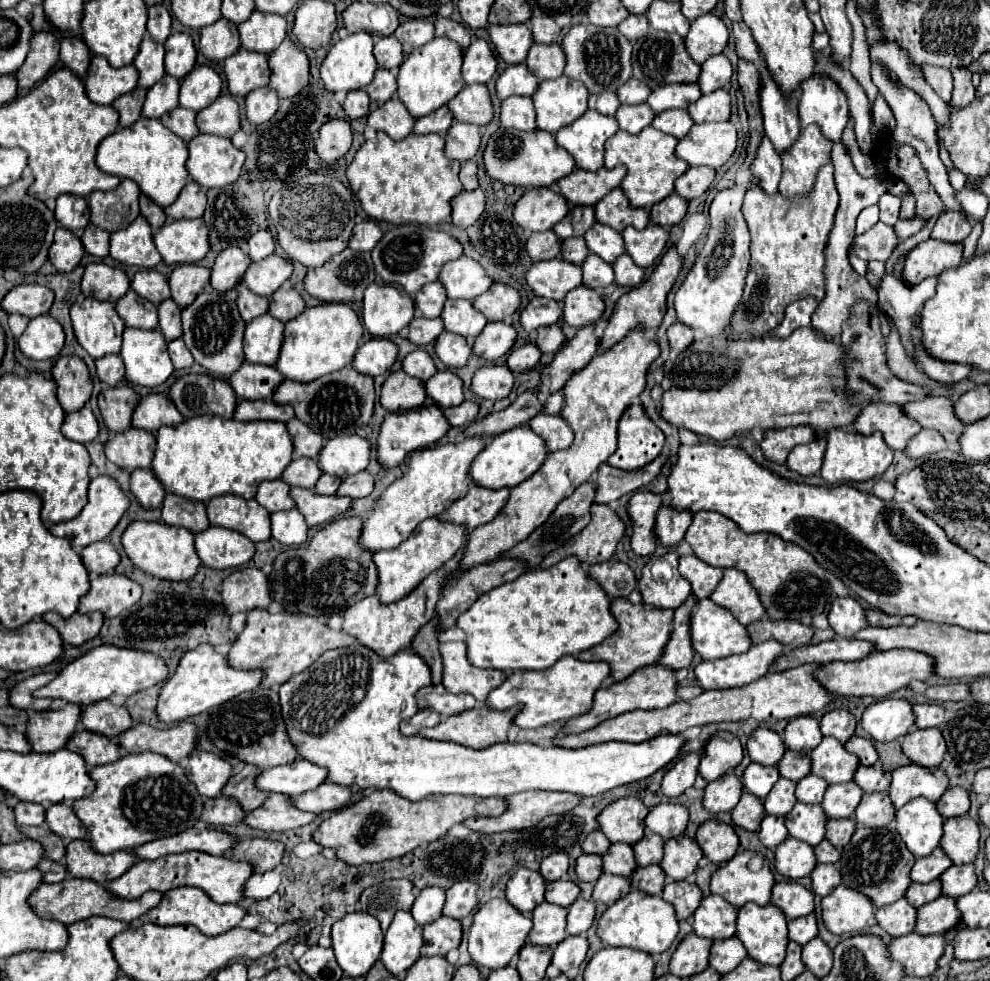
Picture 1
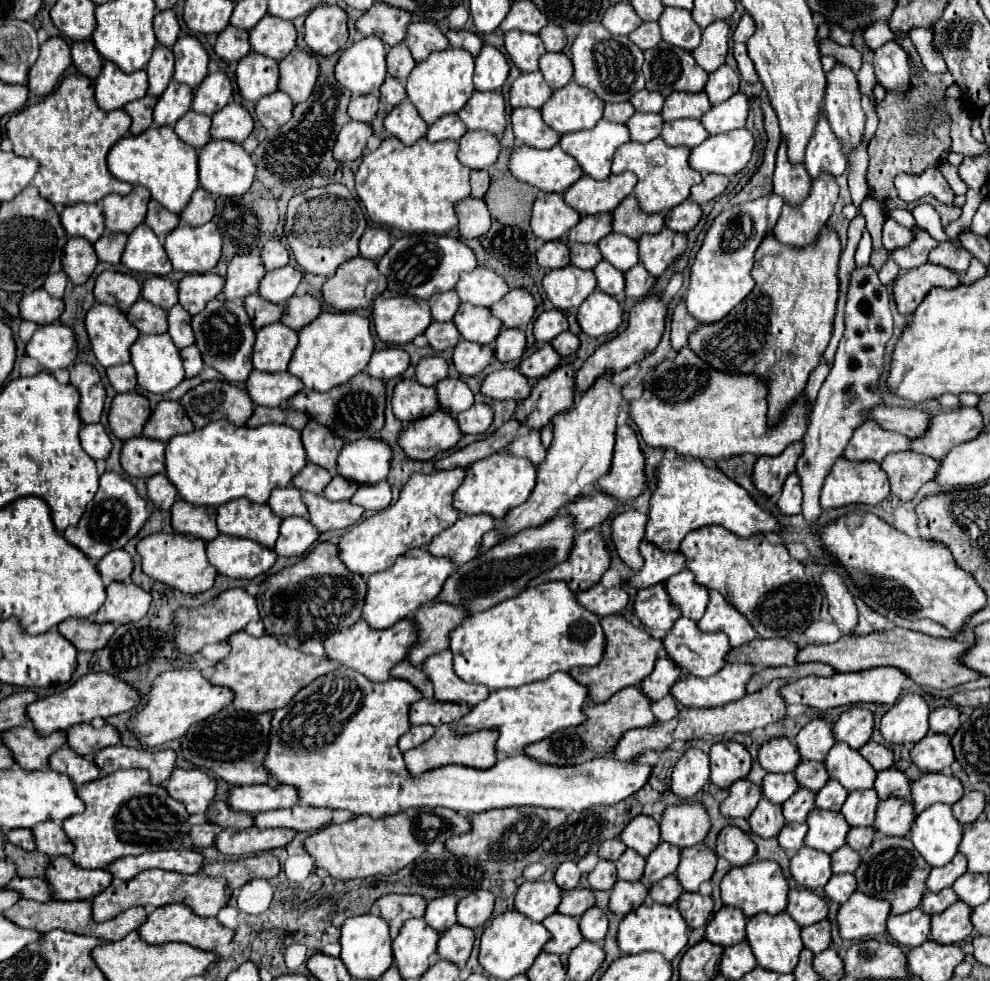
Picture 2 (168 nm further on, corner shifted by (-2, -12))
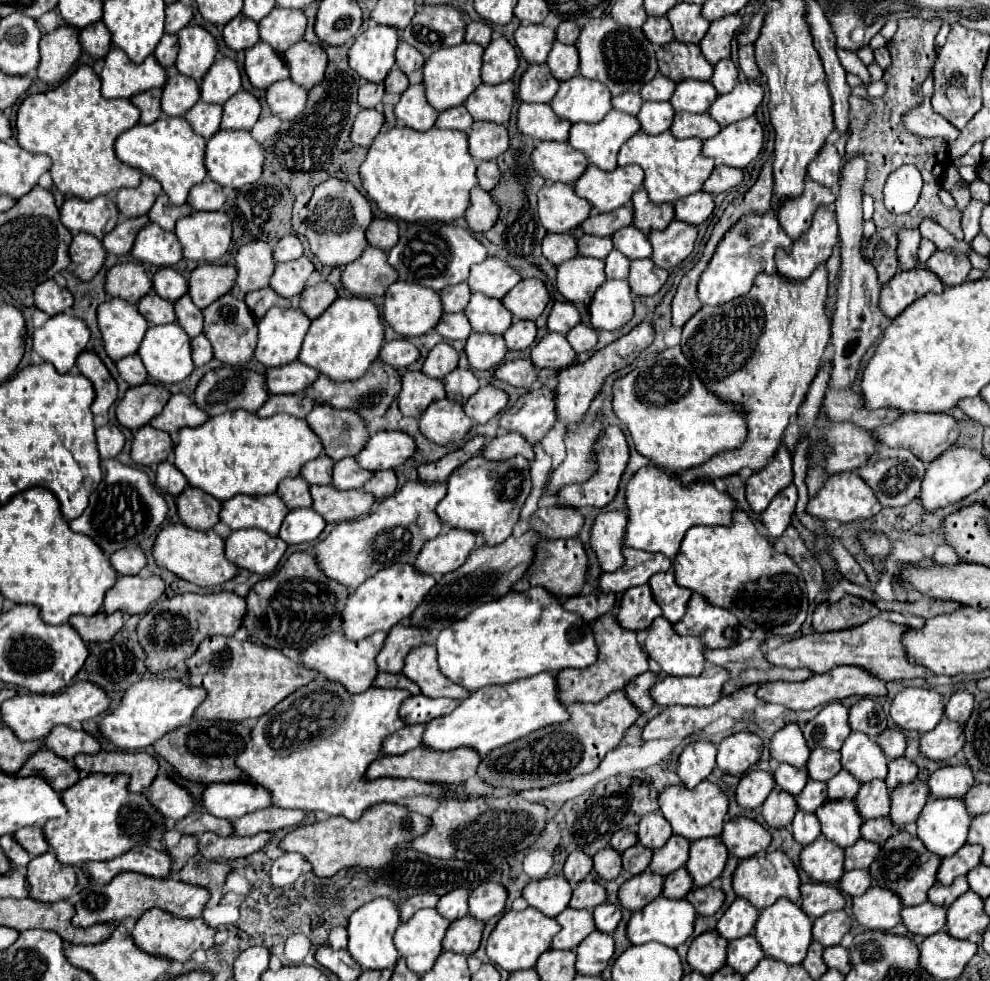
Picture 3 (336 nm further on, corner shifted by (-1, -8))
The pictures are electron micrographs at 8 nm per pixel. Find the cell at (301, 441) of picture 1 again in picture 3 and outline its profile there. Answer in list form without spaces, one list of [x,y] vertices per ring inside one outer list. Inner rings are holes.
[[[315,404],[305,420],[319,436],[325,454],[335,462],[357,454],[369,438],[363,420],[349,410],[335,410],[327,404]]]

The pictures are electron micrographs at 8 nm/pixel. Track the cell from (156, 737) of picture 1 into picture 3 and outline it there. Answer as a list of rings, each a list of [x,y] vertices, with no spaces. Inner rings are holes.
[[[97,752],[97,754],[79,754],[73,758],[73,764],[81,772],[127,772],[131,774],[129,790],[143,792],[151,786],[159,772],[159,762],[147,752]]]

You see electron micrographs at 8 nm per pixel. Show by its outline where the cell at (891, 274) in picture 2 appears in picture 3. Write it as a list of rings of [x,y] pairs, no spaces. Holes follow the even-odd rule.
[[[921,240],[920,247],[918,250],[918,259],[921,267],[925,267],[925,262],[929,260],[929,256],[935,252],[935,244],[929,242],[929,240]]]

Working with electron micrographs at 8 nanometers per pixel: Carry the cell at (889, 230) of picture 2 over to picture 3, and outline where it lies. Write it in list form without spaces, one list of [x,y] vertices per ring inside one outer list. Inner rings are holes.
[[[907,228],[899,232],[899,270],[911,270],[917,266],[917,248],[919,248],[919,230]]]

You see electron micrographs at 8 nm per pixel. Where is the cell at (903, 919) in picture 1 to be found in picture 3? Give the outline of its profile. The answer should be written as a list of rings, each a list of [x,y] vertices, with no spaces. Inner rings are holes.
[[[925,902],[919,906],[903,908],[901,920],[903,920],[909,934],[925,938],[925,936],[931,936],[931,934],[945,928],[945,908]]]

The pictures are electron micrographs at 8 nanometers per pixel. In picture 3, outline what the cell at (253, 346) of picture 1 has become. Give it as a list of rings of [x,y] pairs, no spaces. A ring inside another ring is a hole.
[[[271,308],[259,320],[255,360],[265,368],[285,366],[297,360],[311,320],[295,308]]]

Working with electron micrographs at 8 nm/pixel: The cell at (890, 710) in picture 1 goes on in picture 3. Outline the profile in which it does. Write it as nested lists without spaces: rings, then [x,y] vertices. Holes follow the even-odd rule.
[[[905,688],[895,696],[889,716],[899,730],[925,734],[943,718],[943,696],[931,688]]]

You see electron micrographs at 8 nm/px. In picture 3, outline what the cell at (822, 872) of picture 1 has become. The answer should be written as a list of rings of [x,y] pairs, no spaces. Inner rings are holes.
[[[849,870],[839,878],[841,892],[849,896],[861,896],[871,886],[871,876],[867,870]]]

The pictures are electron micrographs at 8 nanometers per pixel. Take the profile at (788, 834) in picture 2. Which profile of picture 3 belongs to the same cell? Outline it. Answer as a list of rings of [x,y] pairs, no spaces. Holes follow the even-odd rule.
[[[797,810],[791,828],[793,828],[793,838],[795,838],[799,844],[803,844],[803,846],[805,846],[805,844],[811,844],[811,842],[821,834],[817,816],[815,816],[815,814],[801,812],[801,810]]]

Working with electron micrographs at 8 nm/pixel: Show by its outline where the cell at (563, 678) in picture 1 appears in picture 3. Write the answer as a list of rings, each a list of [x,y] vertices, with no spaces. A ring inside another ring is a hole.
[[[541,672],[505,686],[491,686],[473,692],[457,710],[431,720],[425,726],[423,744],[443,752],[469,746],[479,754],[487,754],[503,744],[509,744],[511,740],[519,740],[549,724],[561,724],[563,720],[567,720],[567,706],[563,706],[557,696],[557,680],[551,672]]]

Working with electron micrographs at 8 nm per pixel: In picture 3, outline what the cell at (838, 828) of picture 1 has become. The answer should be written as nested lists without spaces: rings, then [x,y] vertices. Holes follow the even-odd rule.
[[[875,818],[875,820],[865,820],[861,826],[861,838],[871,840],[877,844],[883,844],[889,836],[893,834],[893,824],[889,818]]]

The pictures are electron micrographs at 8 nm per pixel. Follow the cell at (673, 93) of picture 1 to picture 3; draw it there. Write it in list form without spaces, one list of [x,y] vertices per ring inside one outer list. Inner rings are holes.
[[[683,80],[683,84],[677,84],[673,98],[669,100],[675,112],[693,112],[703,114],[707,108],[715,102],[719,94],[711,86],[711,82],[701,80]]]

